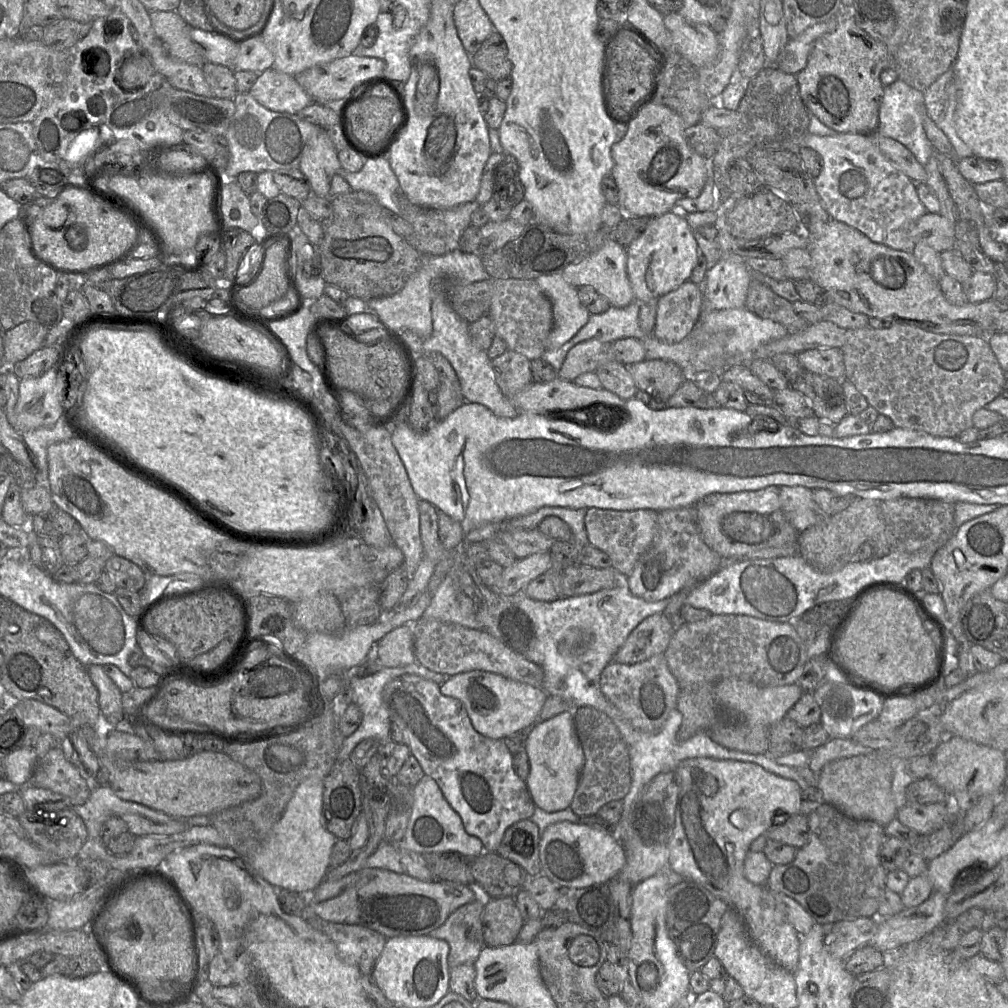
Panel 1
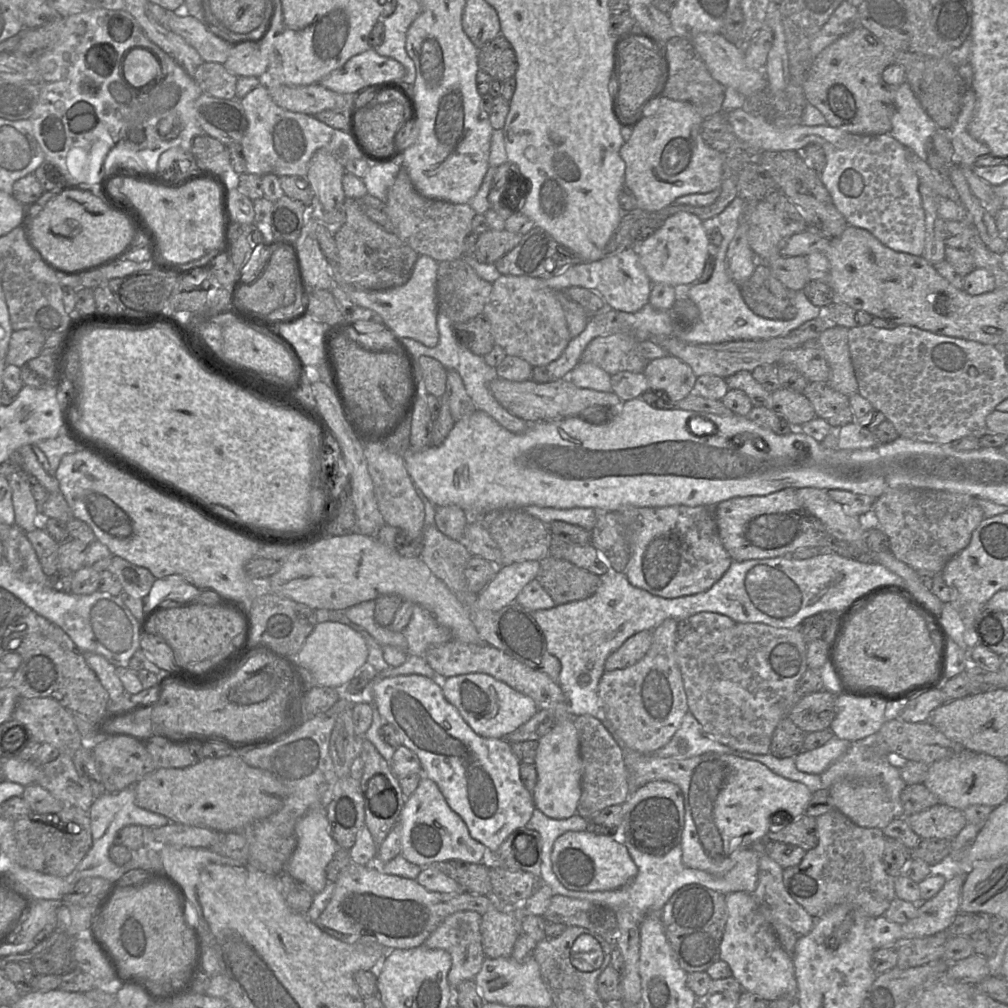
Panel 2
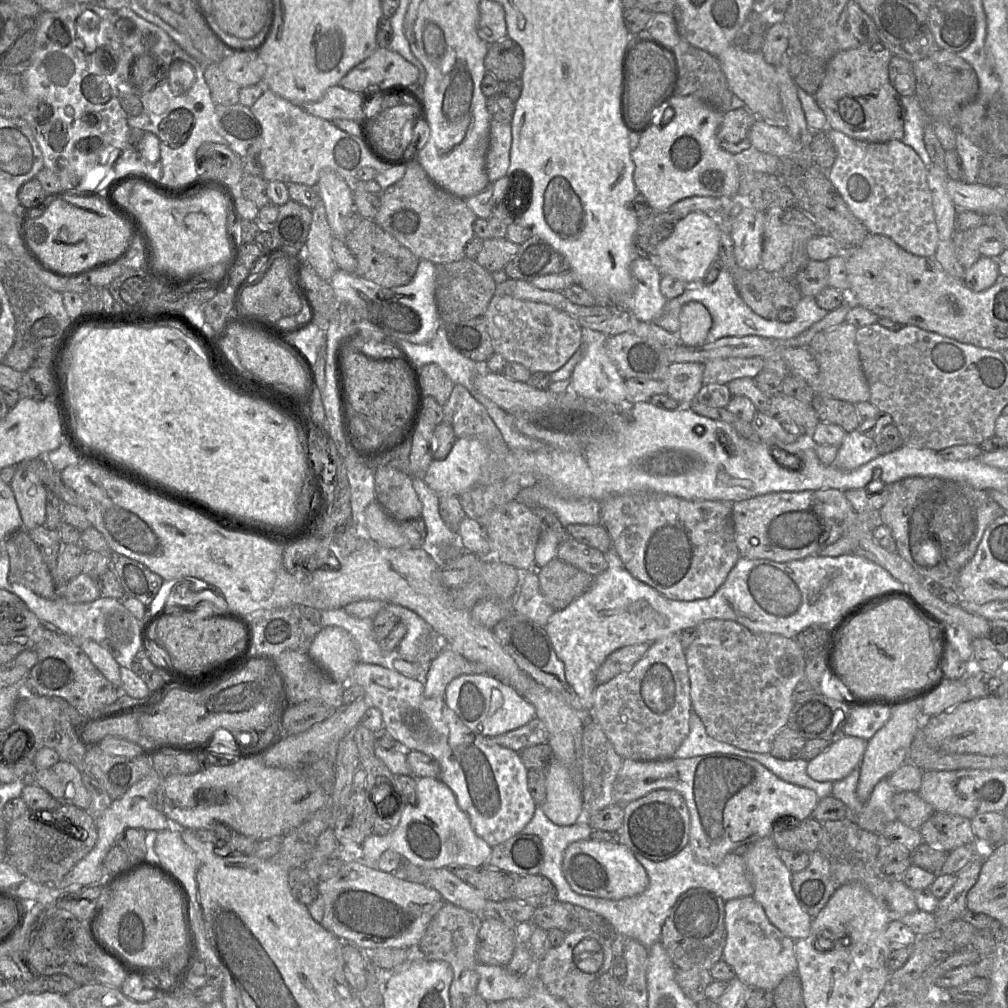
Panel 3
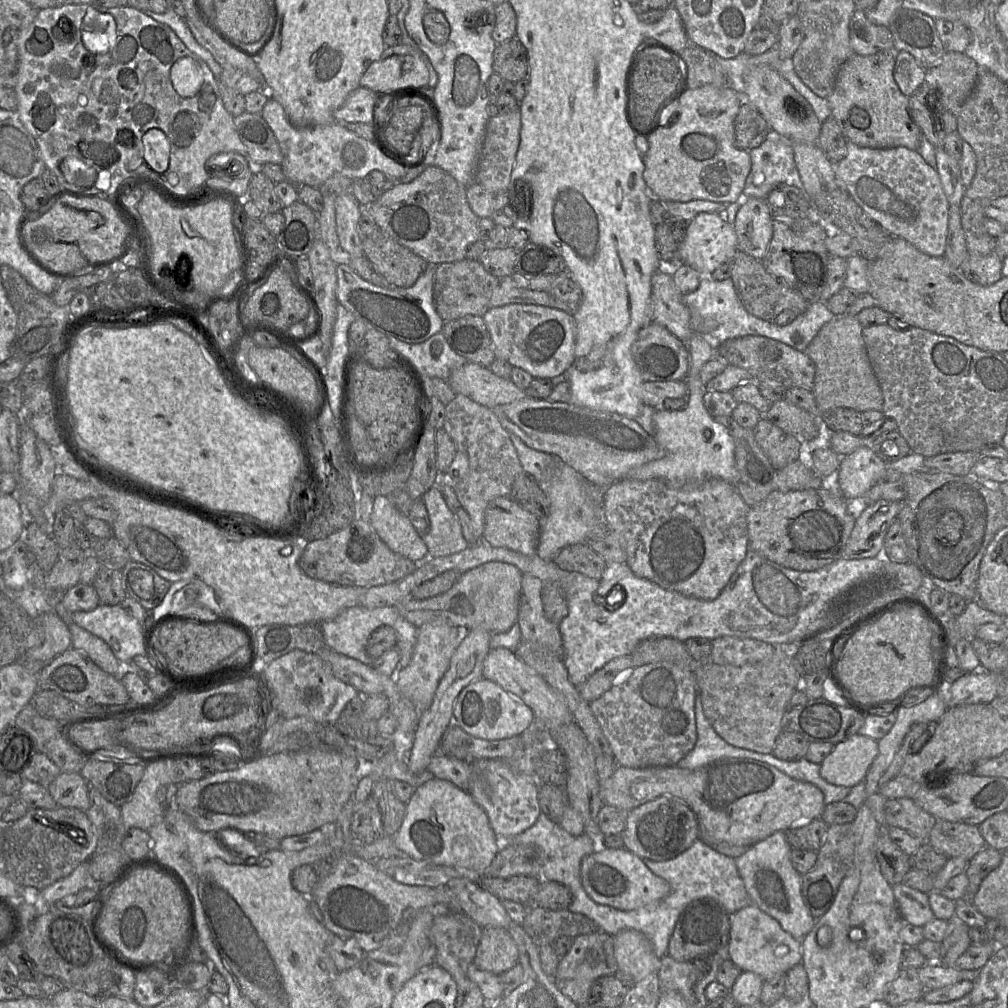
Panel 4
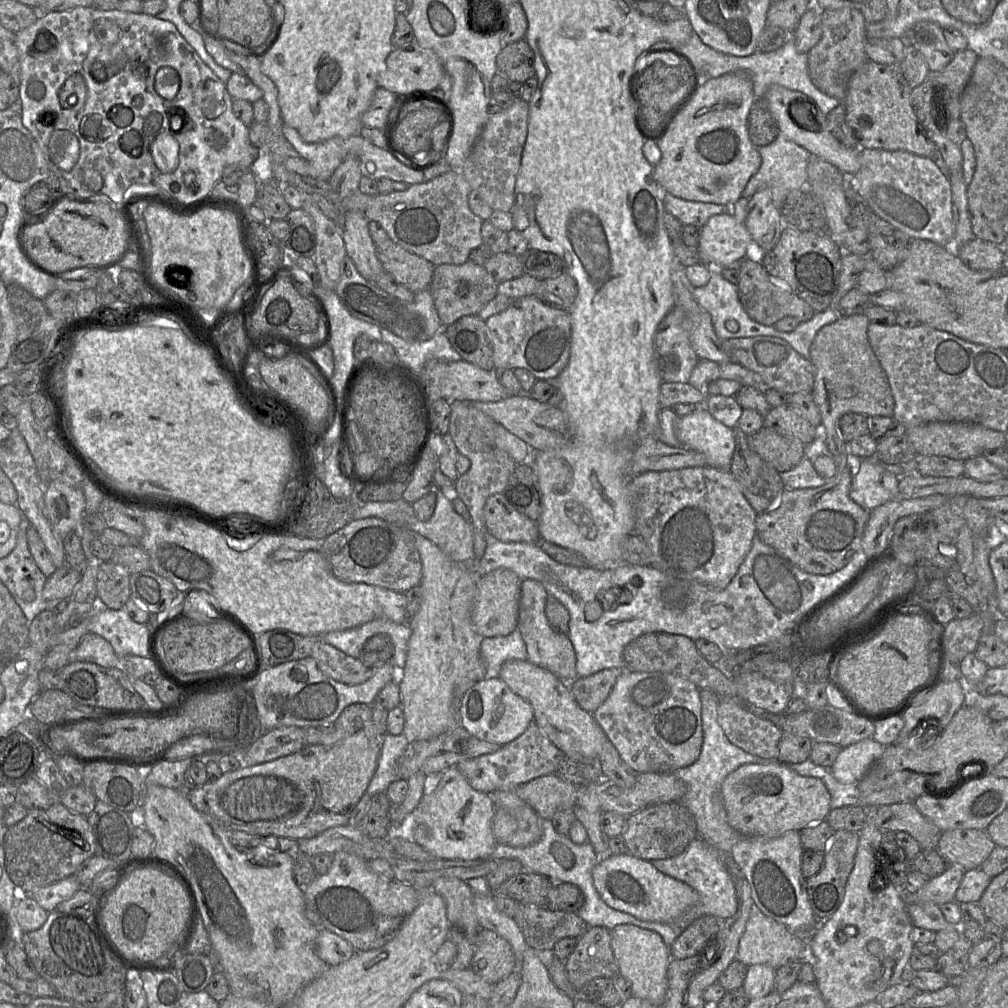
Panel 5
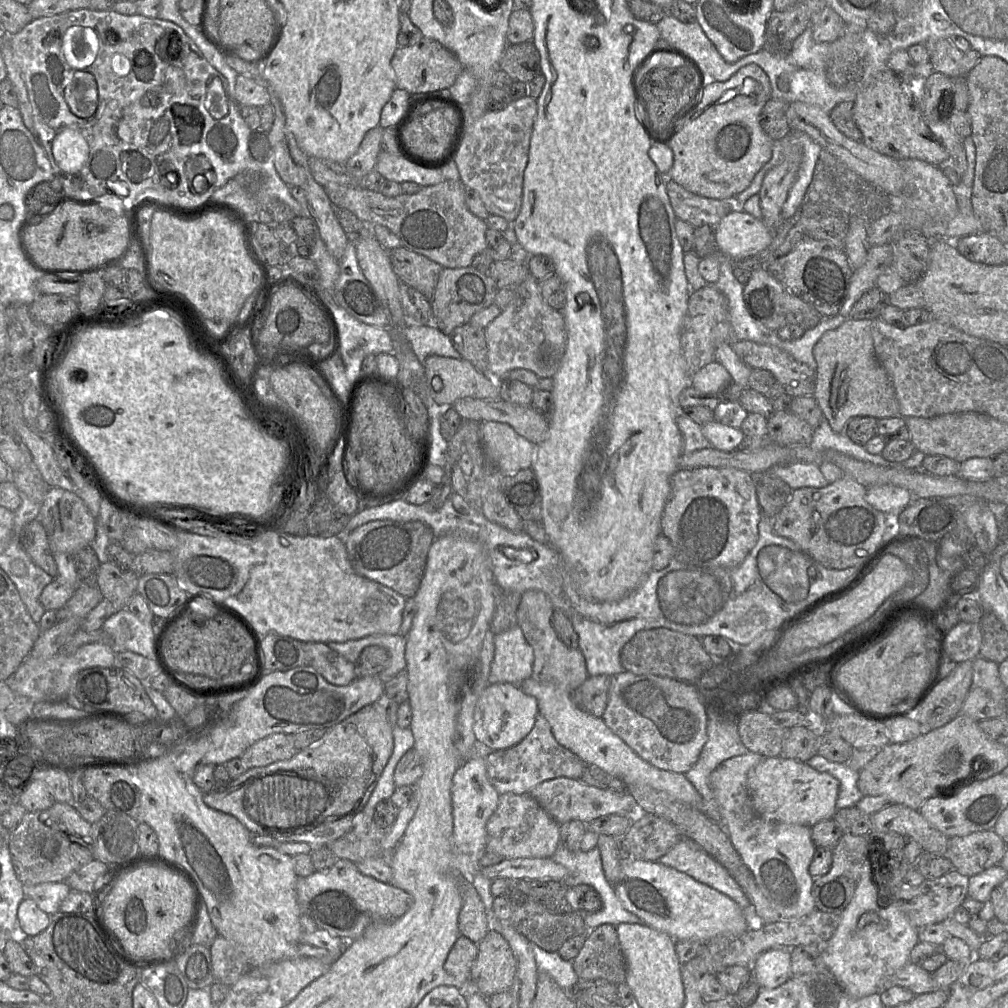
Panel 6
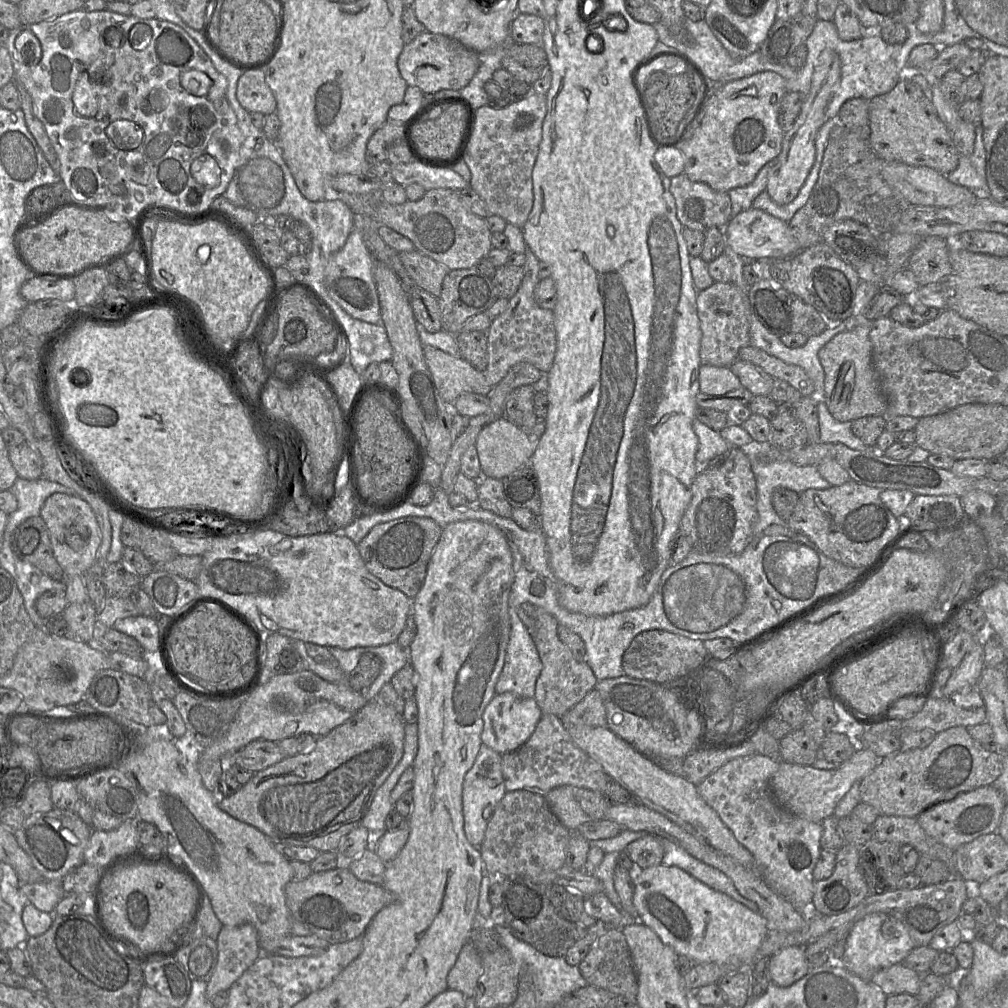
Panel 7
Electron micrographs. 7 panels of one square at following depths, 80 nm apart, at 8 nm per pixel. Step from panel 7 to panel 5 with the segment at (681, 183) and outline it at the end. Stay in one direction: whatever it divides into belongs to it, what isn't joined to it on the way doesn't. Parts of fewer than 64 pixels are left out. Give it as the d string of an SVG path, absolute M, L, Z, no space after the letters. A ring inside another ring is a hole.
M663 191L665 211L671 213L682 225L701 228L710 217L727 214L728 208L723 204L687 201Z

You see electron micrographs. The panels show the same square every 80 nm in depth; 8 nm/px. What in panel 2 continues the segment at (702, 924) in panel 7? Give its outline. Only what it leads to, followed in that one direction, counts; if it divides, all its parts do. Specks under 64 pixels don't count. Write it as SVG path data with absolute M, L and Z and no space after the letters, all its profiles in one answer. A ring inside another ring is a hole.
M568 831L559 836L551 852L552 869L561 884L574 891L618 889L635 878L638 868L620 839L586 831Z

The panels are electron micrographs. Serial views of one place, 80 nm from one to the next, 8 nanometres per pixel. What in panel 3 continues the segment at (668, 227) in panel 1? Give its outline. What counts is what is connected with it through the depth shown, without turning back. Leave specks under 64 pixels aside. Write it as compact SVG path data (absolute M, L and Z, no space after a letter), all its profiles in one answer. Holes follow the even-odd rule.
M692 212L679 220L672 234L657 245L651 262L662 276L670 275L687 284L703 281L708 268L719 257L721 232L715 217L705 212Z

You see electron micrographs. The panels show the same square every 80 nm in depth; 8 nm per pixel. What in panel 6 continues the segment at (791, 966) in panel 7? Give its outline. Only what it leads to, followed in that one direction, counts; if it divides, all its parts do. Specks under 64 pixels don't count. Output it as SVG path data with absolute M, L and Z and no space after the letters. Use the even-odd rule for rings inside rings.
M774 949L762 953L750 966L751 978L761 989L775 989L791 977L791 949Z

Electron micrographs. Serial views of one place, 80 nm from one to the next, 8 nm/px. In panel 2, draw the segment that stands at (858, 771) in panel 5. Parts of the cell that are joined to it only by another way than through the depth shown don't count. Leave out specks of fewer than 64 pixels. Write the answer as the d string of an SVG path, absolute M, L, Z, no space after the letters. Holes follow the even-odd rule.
M833 737L821 747L809 751L803 750L796 755L794 757L796 767L801 772L820 775L843 756L850 746L850 741Z

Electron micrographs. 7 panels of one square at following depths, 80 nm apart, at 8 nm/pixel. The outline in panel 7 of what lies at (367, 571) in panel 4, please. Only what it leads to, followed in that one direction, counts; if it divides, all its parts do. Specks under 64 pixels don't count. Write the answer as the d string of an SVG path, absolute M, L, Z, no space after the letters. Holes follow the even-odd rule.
M404 517L377 524L357 547L370 573L414 599L425 581L429 560L442 531L439 524L431 518Z

